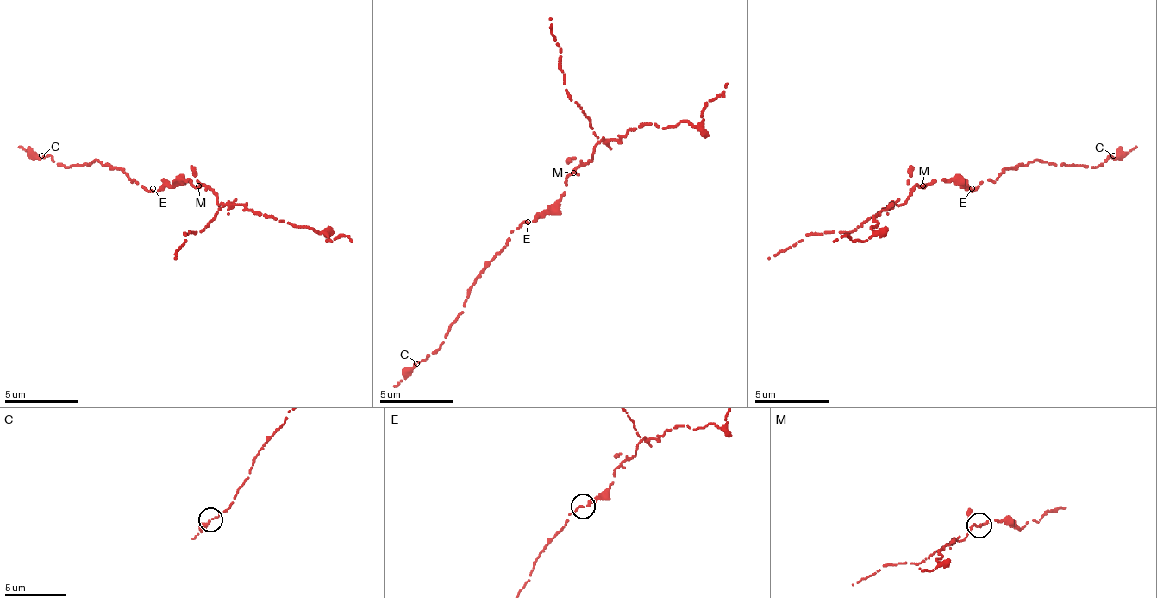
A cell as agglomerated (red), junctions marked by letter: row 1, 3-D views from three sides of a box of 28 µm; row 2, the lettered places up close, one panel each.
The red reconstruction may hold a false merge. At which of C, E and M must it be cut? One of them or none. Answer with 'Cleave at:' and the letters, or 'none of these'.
Cleave at: none of these

